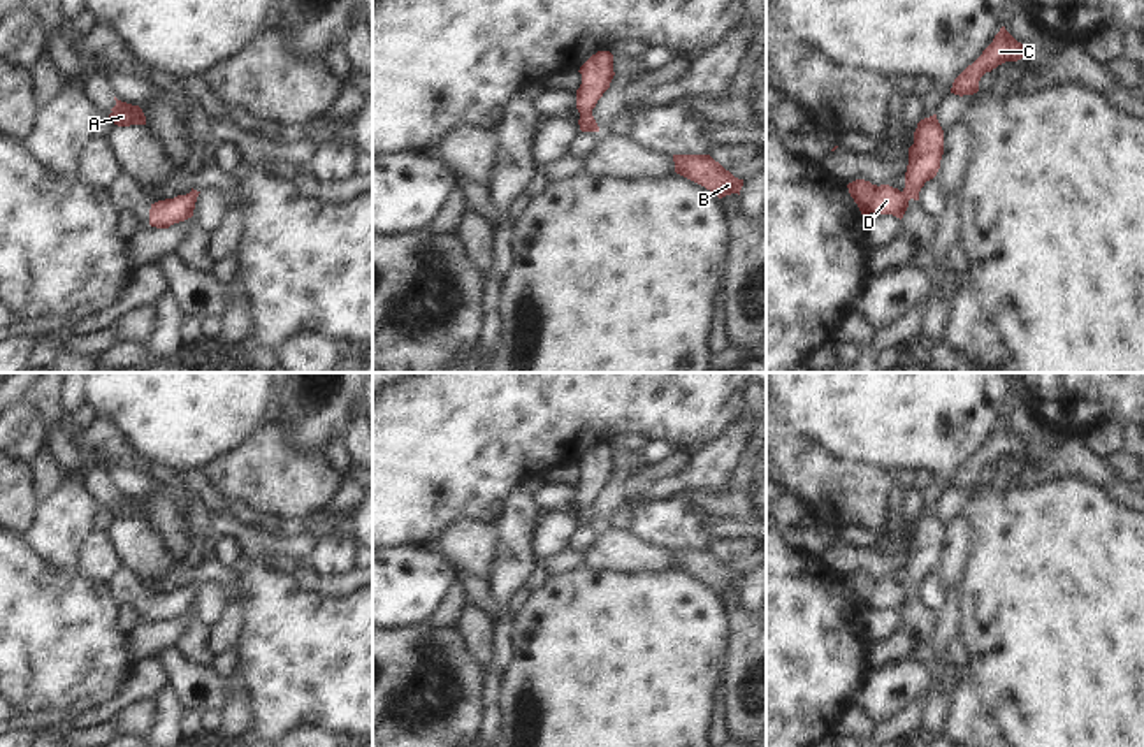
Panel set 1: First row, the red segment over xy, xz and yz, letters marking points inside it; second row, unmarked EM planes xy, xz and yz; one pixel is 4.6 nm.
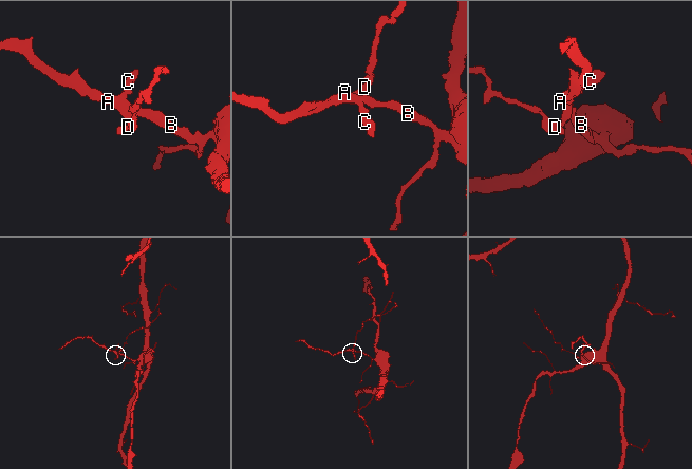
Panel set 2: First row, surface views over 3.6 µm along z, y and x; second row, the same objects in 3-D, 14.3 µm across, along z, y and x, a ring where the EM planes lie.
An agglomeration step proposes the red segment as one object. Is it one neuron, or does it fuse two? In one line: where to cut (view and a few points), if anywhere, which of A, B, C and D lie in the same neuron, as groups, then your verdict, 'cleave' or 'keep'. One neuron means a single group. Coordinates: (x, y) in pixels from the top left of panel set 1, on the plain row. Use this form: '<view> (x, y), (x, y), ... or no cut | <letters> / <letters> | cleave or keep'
xz (591, 507), (580, 512) | A B C / D | cleave

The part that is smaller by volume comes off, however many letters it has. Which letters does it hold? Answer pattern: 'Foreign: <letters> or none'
Foreign: D

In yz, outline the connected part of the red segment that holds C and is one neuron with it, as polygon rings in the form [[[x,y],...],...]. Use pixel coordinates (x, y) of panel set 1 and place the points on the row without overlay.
[[[1002,420],[982,448],[954,473],[951,487],[959,490],[977,487],[979,475],[986,466],[991,466],[1005,455],[1026,452],[1028,446],[1030,445]]]

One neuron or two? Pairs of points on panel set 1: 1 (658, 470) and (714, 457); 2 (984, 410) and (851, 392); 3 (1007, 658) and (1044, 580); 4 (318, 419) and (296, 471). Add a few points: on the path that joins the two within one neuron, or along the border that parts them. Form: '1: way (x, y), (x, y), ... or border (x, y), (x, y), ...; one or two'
1: border (691, 456), (687, 461); two
2: way (951, 403), (928, 392), (884, 392); one
3: way (1027, 638), (1044, 621), (1044, 600); one
4: border (278, 420), (299, 452), (322, 454); two

